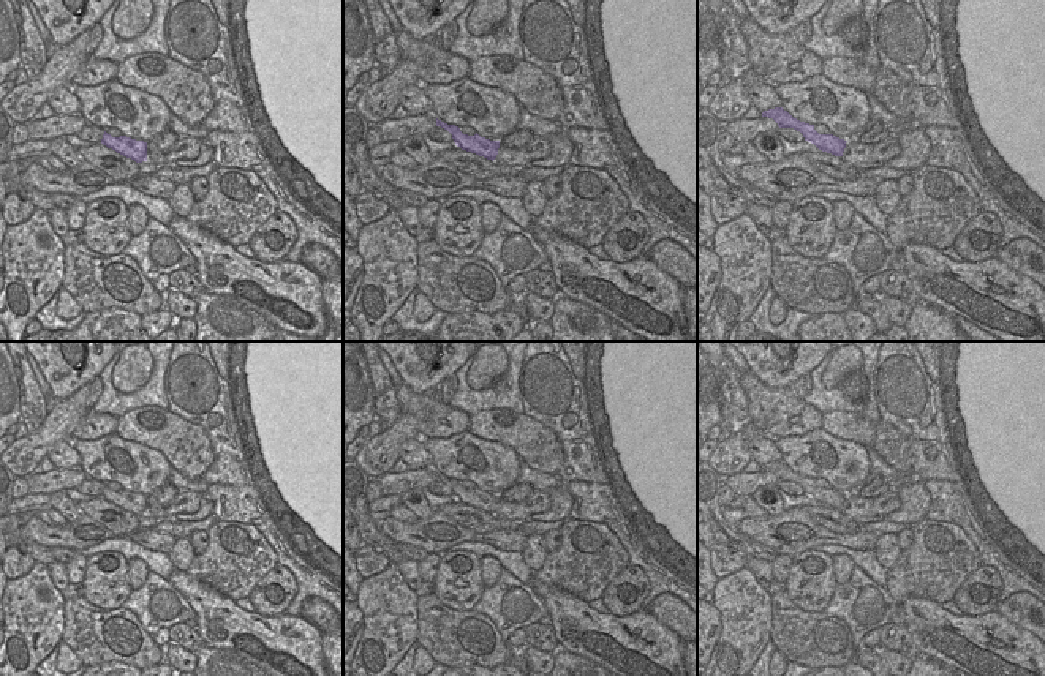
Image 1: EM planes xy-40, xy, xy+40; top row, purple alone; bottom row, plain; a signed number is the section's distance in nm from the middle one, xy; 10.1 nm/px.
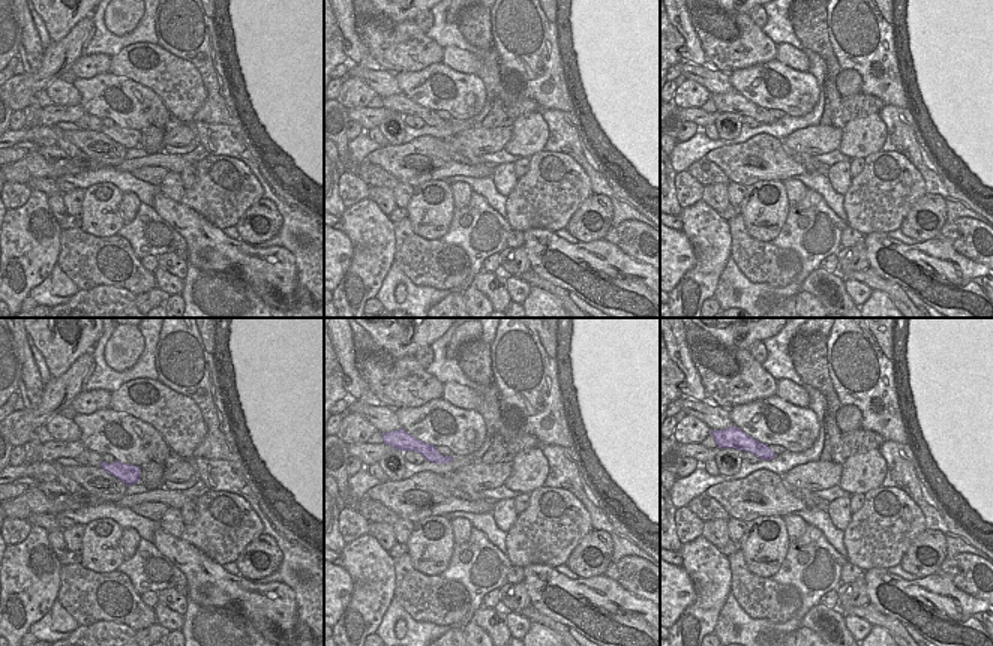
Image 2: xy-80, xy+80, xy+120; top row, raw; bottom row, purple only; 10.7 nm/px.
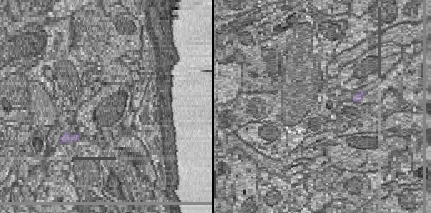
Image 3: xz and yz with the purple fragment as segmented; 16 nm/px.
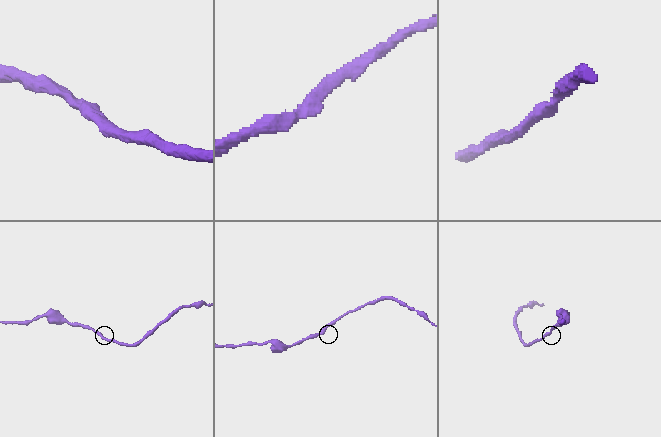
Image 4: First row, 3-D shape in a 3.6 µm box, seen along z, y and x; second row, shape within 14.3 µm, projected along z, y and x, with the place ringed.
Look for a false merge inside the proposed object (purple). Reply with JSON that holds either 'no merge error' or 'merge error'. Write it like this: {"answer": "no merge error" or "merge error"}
{"answer": "no merge error"}

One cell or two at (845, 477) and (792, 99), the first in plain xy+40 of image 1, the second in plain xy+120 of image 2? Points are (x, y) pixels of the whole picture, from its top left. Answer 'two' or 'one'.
one

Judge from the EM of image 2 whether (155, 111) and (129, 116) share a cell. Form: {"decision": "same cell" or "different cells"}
{"decision": "same cell"}

